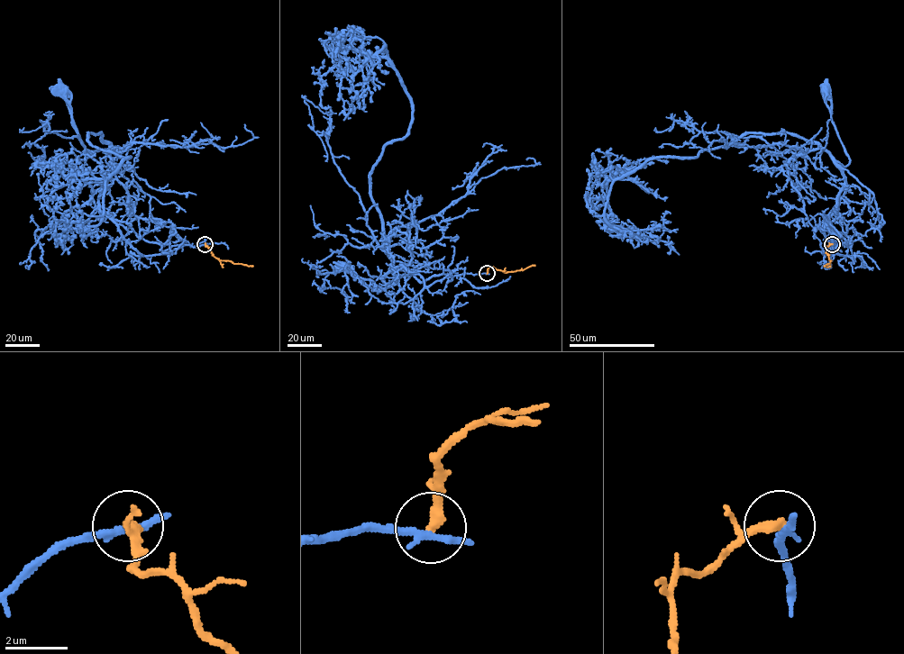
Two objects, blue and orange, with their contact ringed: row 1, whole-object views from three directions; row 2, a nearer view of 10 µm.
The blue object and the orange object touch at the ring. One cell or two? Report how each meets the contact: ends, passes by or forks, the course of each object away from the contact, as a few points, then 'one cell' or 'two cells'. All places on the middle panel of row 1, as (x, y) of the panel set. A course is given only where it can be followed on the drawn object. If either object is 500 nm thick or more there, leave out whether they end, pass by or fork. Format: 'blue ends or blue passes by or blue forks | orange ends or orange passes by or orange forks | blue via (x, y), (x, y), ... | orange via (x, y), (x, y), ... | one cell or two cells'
blue passes by | orange ends | blue via (487, 273), (454, 275), (425, 286), (400, 266), (380, 278), (388, 286), (397, 280), (375, 290), (342, 265) | orange via (487, 273), (489, 267), (505, 272), (534, 265) | one cell

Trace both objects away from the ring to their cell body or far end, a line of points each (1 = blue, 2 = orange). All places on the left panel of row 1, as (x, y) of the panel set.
1: (205, 244), (143, 256), (123, 237), (99, 208), (114, 164), (104, 166), (88, 152), (60, 90)
2: (205, 244), (219, 260), (252, 266)

